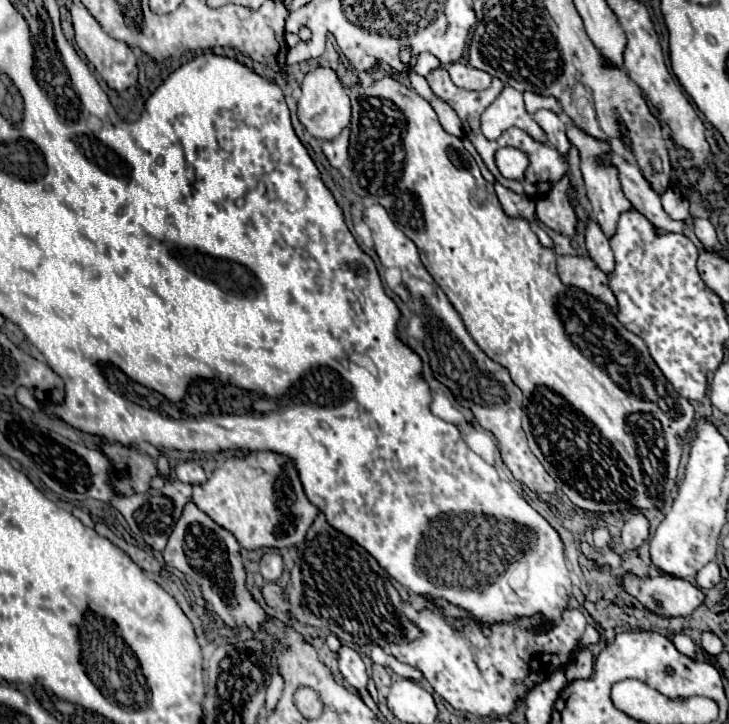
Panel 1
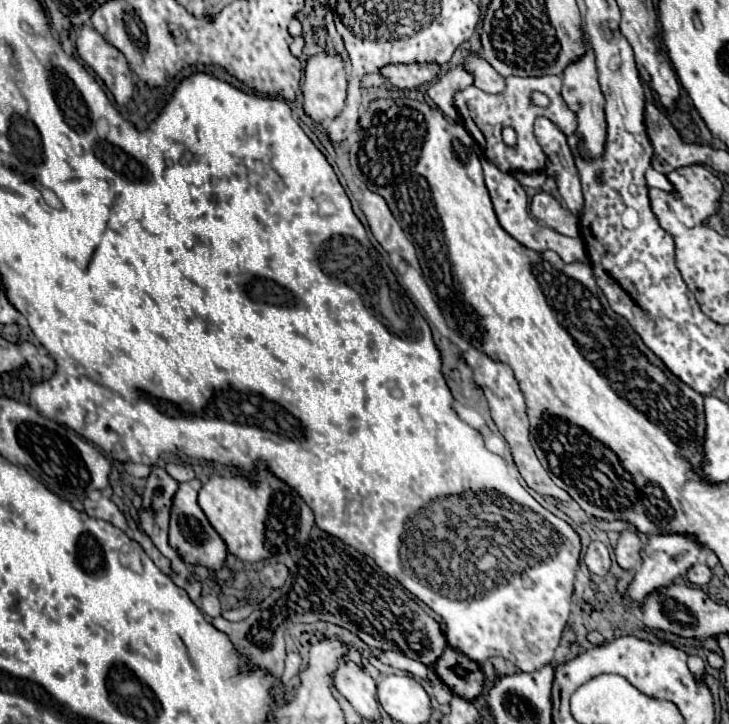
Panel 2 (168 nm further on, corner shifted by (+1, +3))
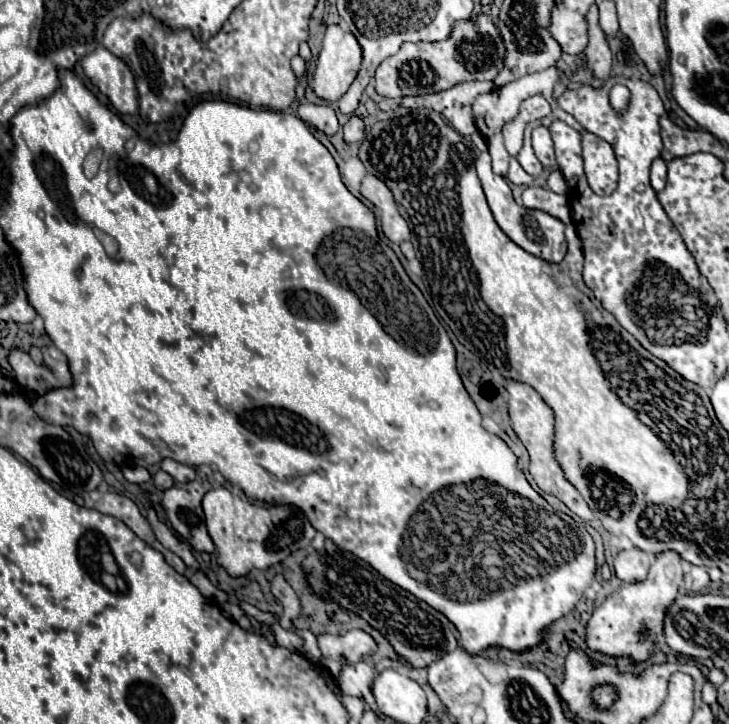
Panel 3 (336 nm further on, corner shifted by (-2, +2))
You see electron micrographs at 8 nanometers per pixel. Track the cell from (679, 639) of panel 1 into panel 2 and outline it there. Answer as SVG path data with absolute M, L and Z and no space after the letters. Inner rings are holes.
M689 656L689 670L695 674L697 682L705 682L705 662L699 656Z

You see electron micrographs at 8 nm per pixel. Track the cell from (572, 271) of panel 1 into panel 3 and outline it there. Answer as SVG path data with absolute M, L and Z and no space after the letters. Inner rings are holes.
M486 152L478 154L474 161L478 177L482 181L482 189L486 193L486 199L488 199L488 205L494 213L494 219L496 223L500 225L500 229L516 243L520 245L524 251L536 255L536 257L542 257L546 261L554 261L554 263L560 263L562 257L564 257L564 233L562 233L562 221L554 219L552 215L544 213L544 211L536 211L536 209L526 209L524 205L518 205L512 197L512 191L510 191L510 185L508 181L502 177L502 175L496 175L492 171L491 157Z

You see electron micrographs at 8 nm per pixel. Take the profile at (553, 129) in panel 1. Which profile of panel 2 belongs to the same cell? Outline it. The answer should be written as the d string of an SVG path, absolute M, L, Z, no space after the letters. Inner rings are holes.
M547 118L535 120L535 138L541 144L545 156L547 156L547 176L555 178L557 188L561 192L561 198L565 200L567 208L579 216L583 210L583 194L581 194L581 182L577 176L577 168L573 162L573 154L567 146L565 134Z

